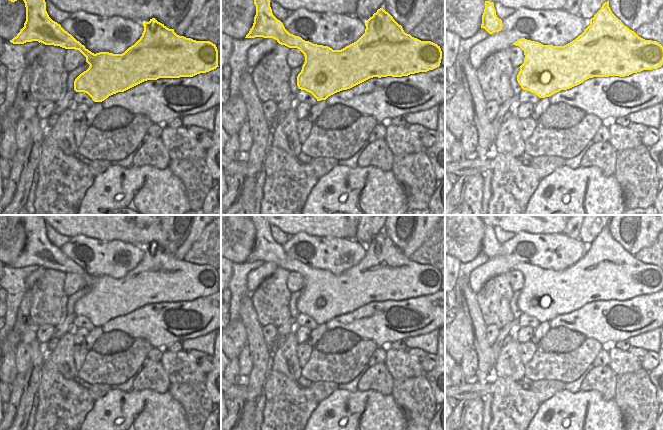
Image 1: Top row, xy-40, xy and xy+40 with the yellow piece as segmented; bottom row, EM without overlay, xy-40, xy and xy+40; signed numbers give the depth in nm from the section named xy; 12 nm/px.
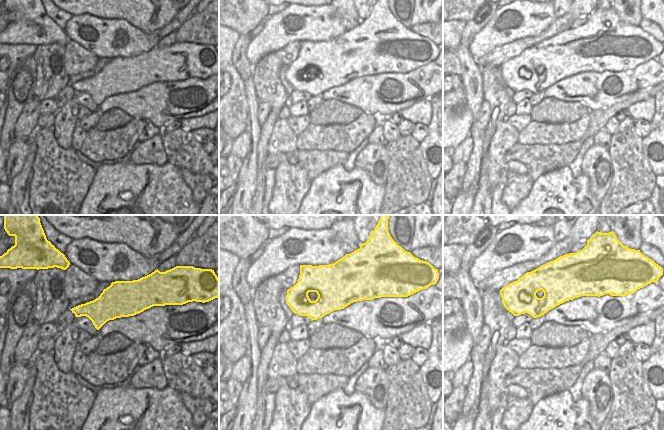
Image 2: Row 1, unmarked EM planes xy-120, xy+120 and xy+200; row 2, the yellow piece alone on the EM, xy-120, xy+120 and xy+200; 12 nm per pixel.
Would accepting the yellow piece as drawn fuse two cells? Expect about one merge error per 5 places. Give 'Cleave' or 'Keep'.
Keep.

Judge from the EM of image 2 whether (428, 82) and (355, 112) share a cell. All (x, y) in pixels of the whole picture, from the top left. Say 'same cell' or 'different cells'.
different cells

